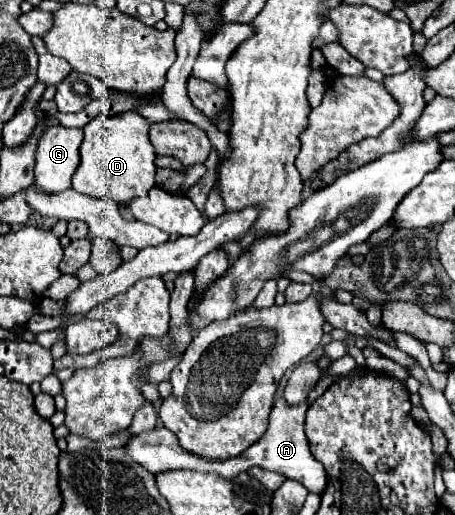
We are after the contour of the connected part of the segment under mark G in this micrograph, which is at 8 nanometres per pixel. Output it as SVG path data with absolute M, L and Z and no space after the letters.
M49 127L37 141L35 181L37 191L61 193L71 187L71 177L79 167L79 145L83 131L73 127Z

